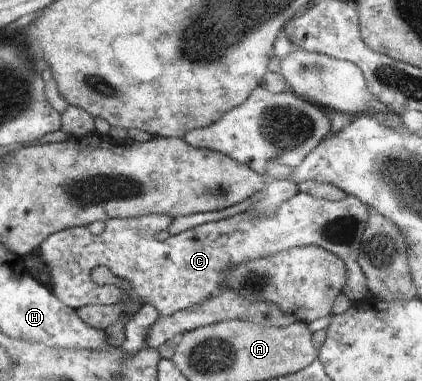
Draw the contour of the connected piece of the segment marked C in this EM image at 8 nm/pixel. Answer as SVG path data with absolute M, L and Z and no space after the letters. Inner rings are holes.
M299 192L284 200L278 206L278 210L274 210L274 213L268 217L252 217L247 213L238 213L198 225L163 241L157 241L143 228L139 228L137 217L115 217L106 222L106 230L99 235L91 233L89 227L75 227L53 233L42 241L38 252L47 266L53 292L59 300L63 301L63 304L72 309L79 309L85 305L114 305L123 303L129 298L139 305L152 304L161 318L165 318L183 309L207 302L221 291L226 275L238 265L281 253L283 250L304 246L324 248L335 253L345 263L348 279L342 293L352 302L357 302L365 299L370 292L365 275L359 266L358 256L362 234L372 213L370 206L351 195L347 195L340 201L328 201ZM95 266L106 266L115 276L124 280L128 287L122 289L117 284L97 285L90 278L90 271Z

